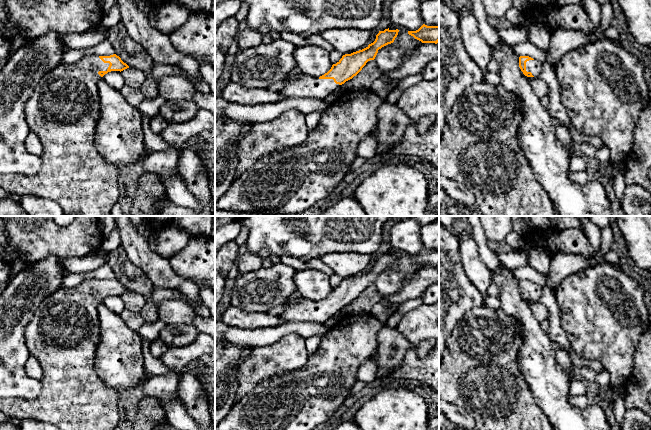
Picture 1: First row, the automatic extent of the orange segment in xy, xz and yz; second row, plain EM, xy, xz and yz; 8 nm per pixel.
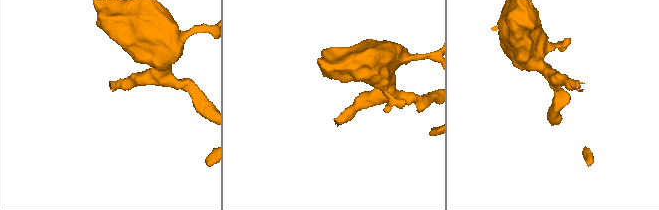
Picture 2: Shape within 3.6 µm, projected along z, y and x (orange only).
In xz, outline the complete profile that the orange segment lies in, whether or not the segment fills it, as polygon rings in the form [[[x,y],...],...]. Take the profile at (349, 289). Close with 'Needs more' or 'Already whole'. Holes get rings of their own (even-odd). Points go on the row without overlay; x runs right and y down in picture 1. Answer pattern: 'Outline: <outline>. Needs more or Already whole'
Outline: [[[389,252],[384,255],[379,255],[373,267],[369,268],[362,274],[343,279],[336,288],[332,289],[331,293],[327,297],[319,302],[314,302],[304,298],[296,292],[284,304],[286,309],[280,314],[280,316],[285,322],[311,322],[324,324],[330,317],[339,313],[342,308],[356,300],[368,285],[374,284],[379,273],[393,267],[398,259],[398,256],[398,253],[390,254]]]. Needs more

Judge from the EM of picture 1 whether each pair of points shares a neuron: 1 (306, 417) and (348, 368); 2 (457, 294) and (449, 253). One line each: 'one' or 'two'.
1: one
2: one

